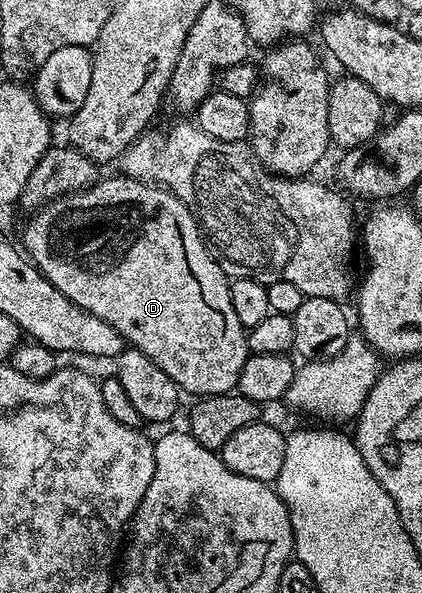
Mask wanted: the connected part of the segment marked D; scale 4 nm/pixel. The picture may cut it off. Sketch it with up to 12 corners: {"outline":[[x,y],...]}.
{"outline":[[101,177],[23,253],[185,395],[250,353],[230,279],[163,186]]}

